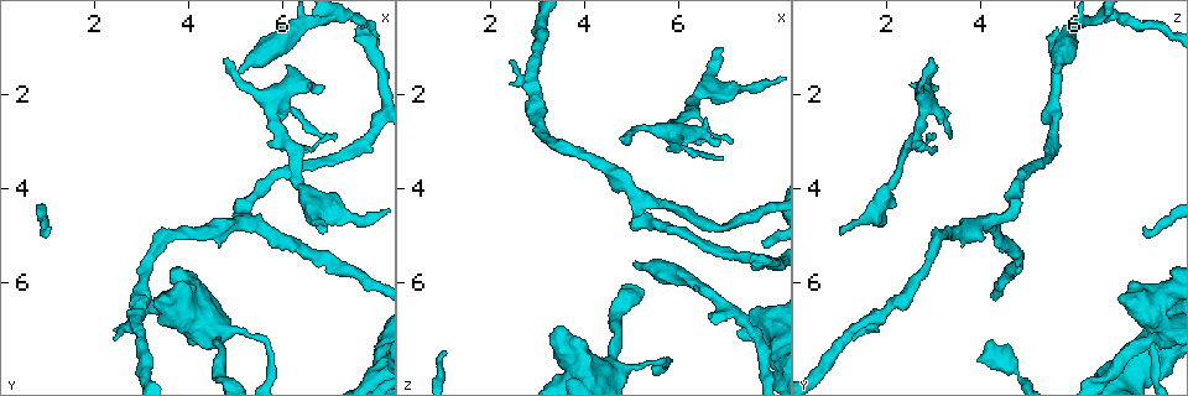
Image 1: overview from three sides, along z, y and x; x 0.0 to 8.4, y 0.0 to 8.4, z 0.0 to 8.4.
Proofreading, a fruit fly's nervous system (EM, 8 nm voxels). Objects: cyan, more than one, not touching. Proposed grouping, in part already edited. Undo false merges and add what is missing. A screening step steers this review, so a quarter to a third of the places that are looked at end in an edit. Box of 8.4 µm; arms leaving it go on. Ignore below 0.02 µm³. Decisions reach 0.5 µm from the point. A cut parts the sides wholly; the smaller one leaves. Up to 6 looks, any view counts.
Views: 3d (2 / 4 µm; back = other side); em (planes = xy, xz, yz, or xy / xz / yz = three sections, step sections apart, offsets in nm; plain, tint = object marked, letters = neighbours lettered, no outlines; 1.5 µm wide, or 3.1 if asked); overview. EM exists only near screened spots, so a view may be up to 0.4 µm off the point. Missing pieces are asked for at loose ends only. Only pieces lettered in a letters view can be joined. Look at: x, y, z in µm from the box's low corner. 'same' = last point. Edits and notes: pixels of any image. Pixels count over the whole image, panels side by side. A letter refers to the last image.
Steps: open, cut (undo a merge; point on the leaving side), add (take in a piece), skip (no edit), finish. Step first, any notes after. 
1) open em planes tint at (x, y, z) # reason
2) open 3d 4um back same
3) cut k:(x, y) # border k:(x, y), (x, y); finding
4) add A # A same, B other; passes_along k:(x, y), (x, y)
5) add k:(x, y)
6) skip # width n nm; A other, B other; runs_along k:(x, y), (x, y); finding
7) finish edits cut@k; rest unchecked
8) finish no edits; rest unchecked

open 3d 4um at (7.60, 0.55, 5.65) # end of a long branch

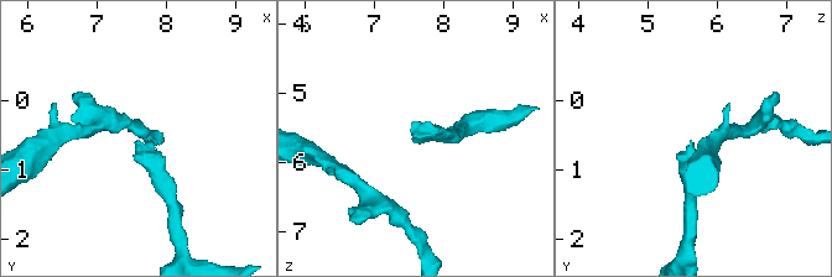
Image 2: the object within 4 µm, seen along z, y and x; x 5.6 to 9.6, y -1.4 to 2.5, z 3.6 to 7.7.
open em xz step 8 letters at (7.55, 0.60, 5.65) # now the EM

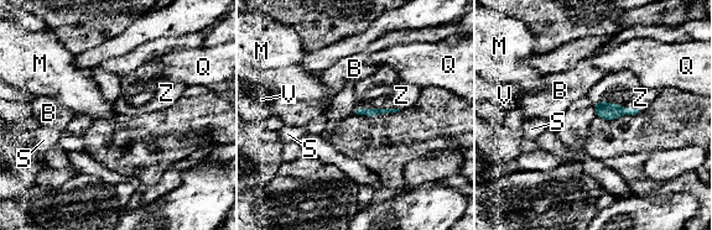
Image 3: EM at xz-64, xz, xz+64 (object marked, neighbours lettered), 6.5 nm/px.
open em planes letters same # cut it another way

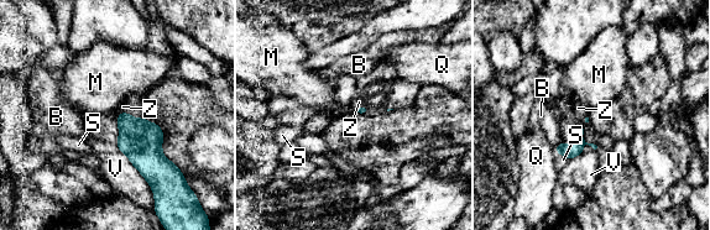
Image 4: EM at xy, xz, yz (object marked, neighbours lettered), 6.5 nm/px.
add Z # B other, M other, Q other, S other, V other, Z same; passes_along 4:(140, 140), (121, 111), (123, 106); the neuron continues

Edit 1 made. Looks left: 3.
open 3d 2um at (4.80, 1.25, 3.00) # tapers out

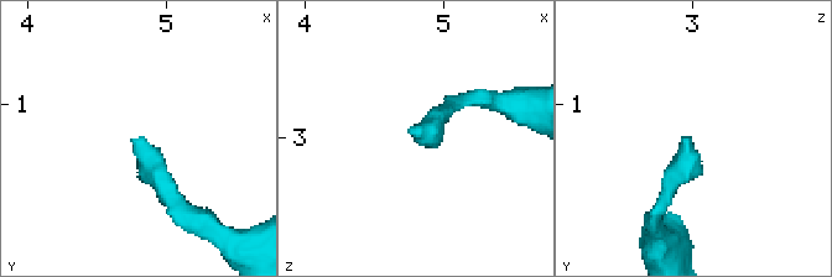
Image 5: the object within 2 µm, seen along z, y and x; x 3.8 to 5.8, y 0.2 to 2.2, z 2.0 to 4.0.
open em planes letters at (4.84, 1.24, 2.94) # now the EM

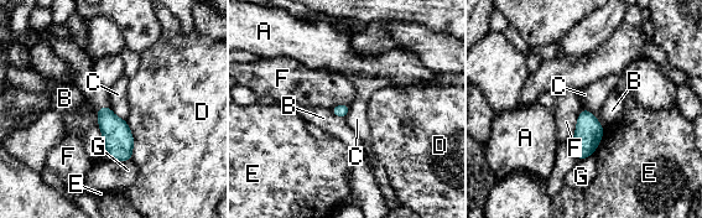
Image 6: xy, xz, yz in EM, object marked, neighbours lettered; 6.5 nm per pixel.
skip # A other, B other, C other, D other, E other, F other, G other; border 6:(109, 107), (118, 117), (125, 120); none of them fits

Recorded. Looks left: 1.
open em planes letters at (6.90, 4.95, 1.00) # branch stops here

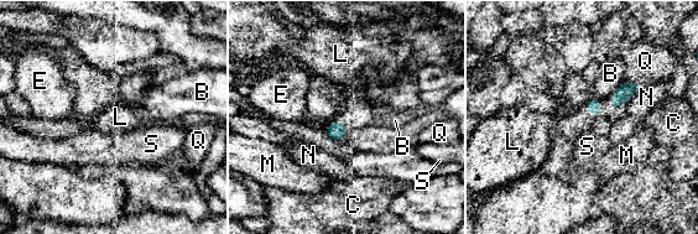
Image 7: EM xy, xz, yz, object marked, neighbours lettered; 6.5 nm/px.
add L # B other, C other, E other, L same, M other, N other, Q other, S other; it goes on there

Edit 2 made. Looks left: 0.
finish edits add@4, add@7; rest unchecked

